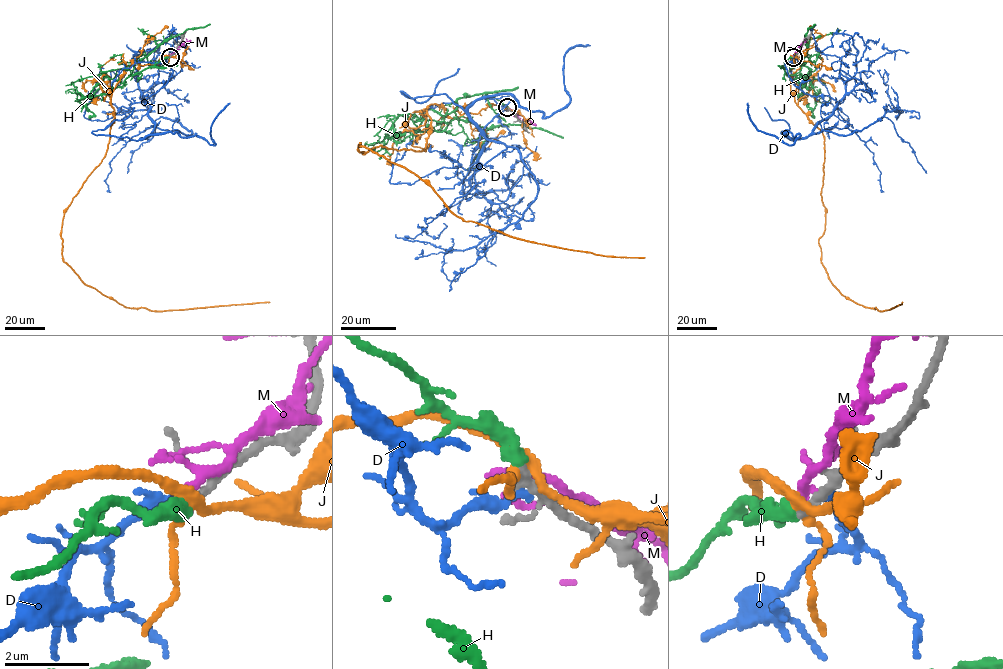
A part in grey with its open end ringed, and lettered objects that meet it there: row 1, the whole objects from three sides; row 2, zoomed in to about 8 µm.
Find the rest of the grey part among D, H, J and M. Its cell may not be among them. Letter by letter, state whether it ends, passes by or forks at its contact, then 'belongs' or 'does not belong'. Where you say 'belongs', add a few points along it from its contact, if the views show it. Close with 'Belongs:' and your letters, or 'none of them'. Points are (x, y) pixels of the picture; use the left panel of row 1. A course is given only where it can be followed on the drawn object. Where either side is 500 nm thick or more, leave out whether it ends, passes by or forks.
D: it passes by | does not belong
H: it ends | belongs | via (169, 57), (131, 75), (133, 65), (164, 41), (189, 29), (210, 24)
J: it forks | does not belong
M: it passes by | does not belong
Belongs: H

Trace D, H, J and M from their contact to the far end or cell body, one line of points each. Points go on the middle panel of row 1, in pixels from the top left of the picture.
D: (508, 109), (471, 167), (484, 135), (514, 147), (536, 198), (462, 250), (405, 238), (443, 223)
H: (507, 107), (492, 96), (477, 94), (459, 98), (455, 111), (457, 119), (477, 126), (525, 125), (563, 137)
J: (507, 107), (452, 118), (431, 104), (424, 150), (358, 150), (404, 166), (466, 221), (644, 258)
M: (507, 107), (536, 125)

